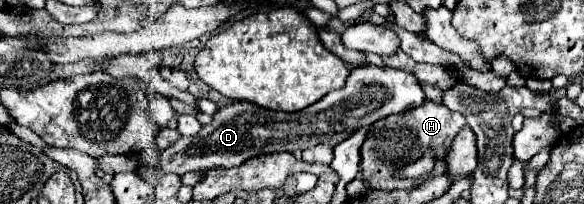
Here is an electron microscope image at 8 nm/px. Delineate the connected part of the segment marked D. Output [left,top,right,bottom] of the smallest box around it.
[160,64,424,176]

